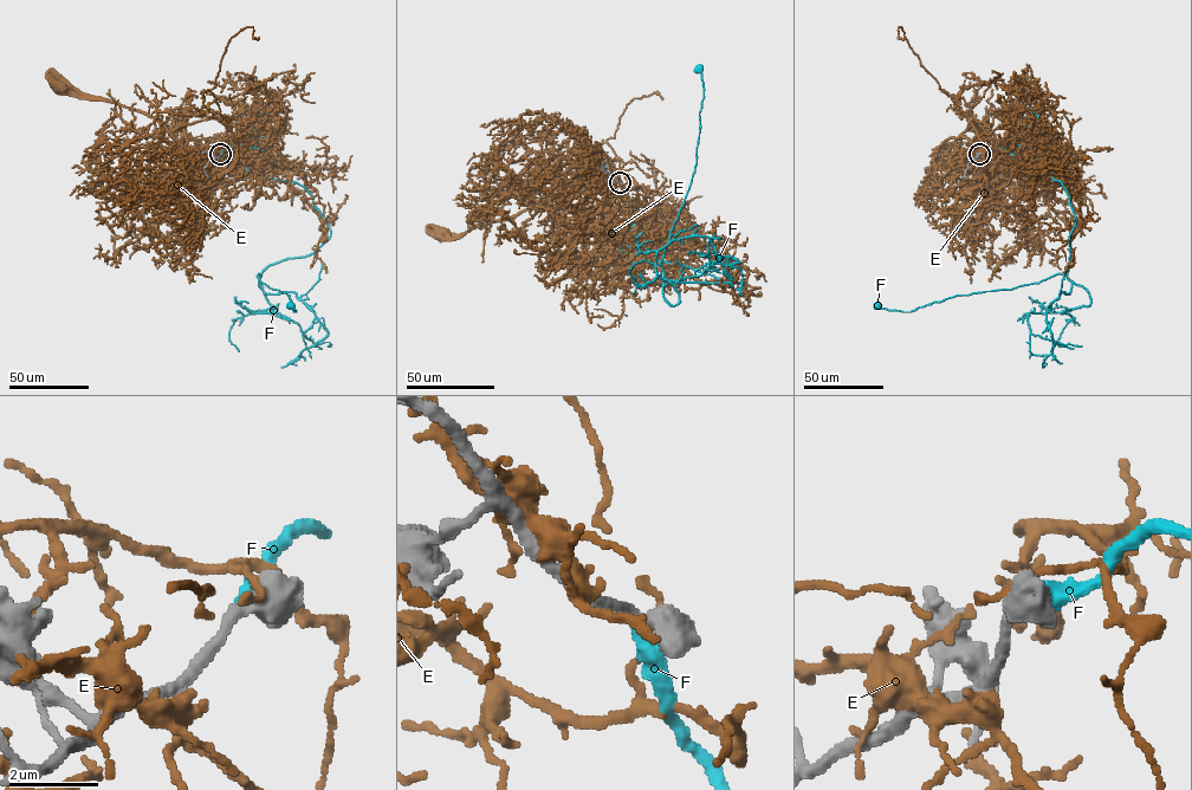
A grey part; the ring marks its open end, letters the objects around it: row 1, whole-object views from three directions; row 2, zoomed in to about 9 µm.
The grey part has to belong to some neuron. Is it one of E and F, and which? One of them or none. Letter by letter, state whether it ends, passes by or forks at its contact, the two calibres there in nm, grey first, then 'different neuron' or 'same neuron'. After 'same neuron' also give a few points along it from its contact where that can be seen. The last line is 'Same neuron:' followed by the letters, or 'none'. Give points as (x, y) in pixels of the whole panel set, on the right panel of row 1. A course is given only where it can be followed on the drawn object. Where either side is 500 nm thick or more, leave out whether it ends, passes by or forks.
E: 750 nm thick on the grey side, 190 nm on the other; different neuron
F: 800 nm thick on the grey side, 500 nm on the other; same neuron; it runs (980, 154), (1002, 147), (1042, 157), (1062, 183), (1075, 222), (1066, 276), (956, 295), (911, 311), (878, 306)
Same neuron: F

